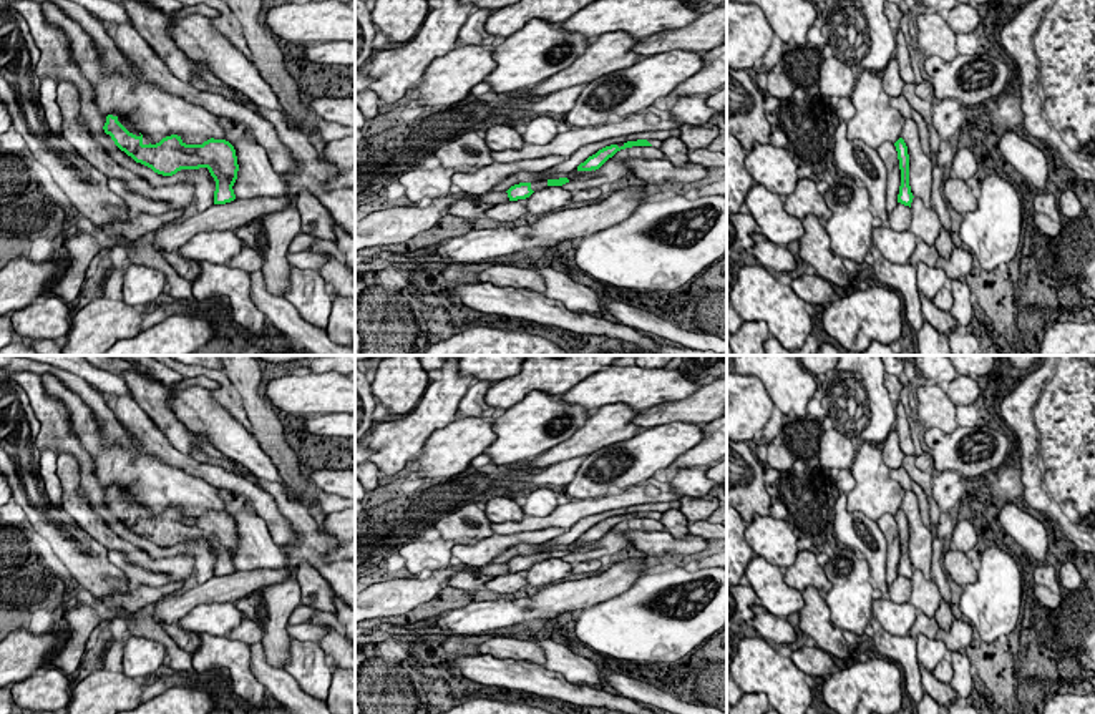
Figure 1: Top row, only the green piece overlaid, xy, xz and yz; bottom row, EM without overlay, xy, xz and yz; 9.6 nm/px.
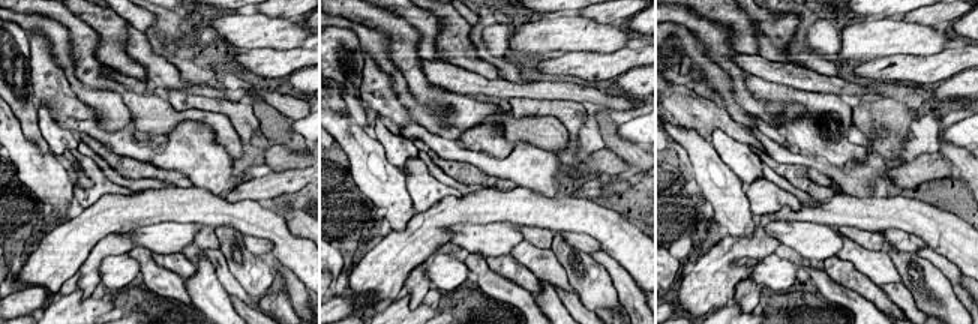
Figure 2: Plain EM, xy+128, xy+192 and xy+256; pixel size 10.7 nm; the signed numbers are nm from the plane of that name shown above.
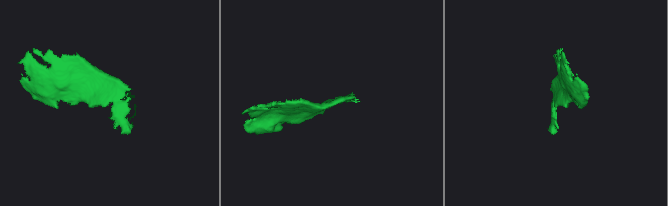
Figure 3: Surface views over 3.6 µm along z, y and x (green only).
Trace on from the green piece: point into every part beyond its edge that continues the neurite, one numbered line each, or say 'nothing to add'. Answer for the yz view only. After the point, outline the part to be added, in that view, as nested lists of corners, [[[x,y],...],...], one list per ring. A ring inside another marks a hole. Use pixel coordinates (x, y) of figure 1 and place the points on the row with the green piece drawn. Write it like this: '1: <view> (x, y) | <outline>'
nothing to add

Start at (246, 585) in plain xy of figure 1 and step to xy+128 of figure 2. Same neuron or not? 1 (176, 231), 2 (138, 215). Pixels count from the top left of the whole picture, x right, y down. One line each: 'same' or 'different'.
1: different
2: same

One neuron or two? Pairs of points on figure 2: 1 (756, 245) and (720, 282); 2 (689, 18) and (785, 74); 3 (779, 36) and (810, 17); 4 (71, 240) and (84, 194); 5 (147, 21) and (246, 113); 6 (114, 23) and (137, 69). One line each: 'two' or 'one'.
1: one
2: two
3: two
4: two
5: two
6: one

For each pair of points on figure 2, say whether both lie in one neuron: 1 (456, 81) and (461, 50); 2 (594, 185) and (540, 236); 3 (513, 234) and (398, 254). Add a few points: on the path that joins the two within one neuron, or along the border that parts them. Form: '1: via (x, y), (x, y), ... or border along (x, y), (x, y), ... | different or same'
1: via (464, 74), (468, 69), (461, 62), (461, 57) | same
2: border along (521, 225), (534, 225), (554, 231) | different
3: border along (485, 224), (453, 224), (447, 240) | different

